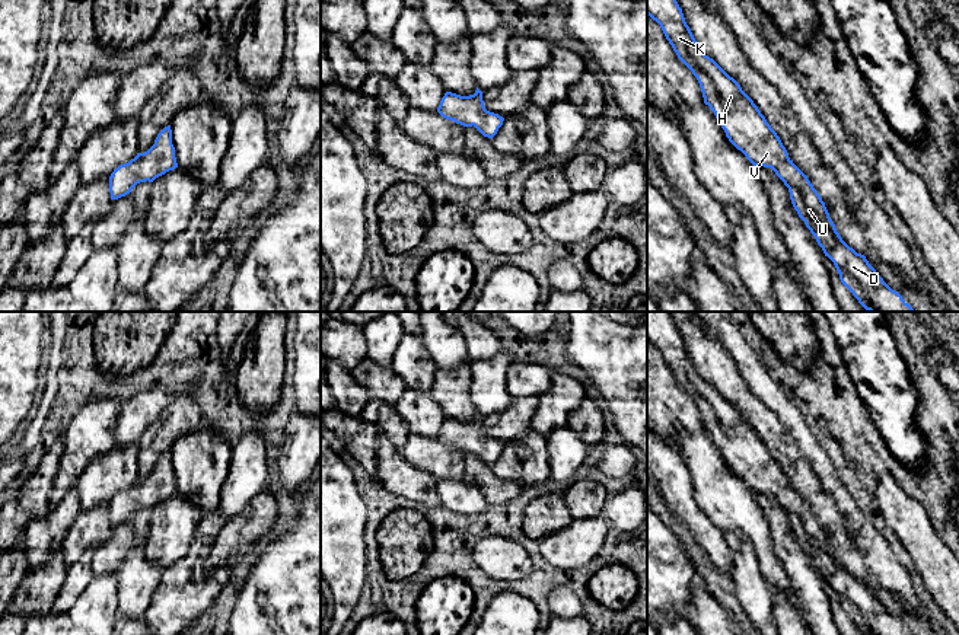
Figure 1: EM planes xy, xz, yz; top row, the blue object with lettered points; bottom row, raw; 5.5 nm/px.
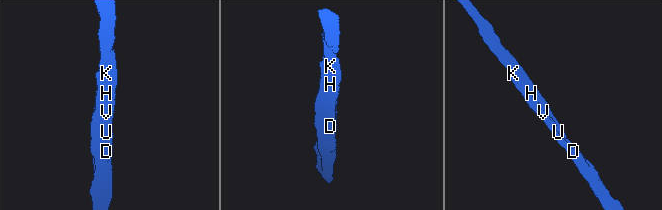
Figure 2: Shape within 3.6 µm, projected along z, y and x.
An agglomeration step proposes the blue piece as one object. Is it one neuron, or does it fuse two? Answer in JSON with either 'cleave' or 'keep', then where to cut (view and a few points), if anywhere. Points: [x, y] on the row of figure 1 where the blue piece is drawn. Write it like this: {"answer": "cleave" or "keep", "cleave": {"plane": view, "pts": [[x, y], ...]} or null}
{"answer": "keep", "cleave": null}

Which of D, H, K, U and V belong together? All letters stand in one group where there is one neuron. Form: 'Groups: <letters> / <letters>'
Groups: D H K U V

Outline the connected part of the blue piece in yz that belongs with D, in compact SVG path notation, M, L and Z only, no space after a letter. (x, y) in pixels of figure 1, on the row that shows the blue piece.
M647 0L647 15L660 25L678 58L697 77L704 103L714 112L729 141L754 166L771 167L788 188L799 217L858 303L869 312L914 312L911 304L883 281L866 256L842 240L821 195L788 157L758 106L733 77L701 51L678 1Z

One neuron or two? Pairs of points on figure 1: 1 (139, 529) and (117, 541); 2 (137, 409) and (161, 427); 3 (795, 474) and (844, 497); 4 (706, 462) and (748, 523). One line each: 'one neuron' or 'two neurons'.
1: one neuron
2: two neurons
3: two neurons
4: one neuron

